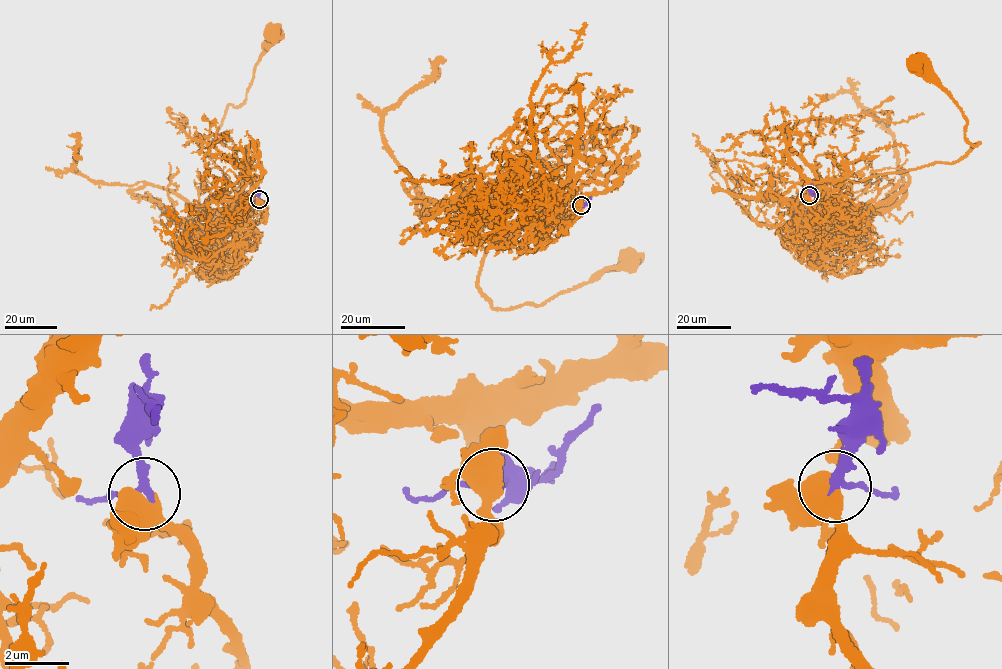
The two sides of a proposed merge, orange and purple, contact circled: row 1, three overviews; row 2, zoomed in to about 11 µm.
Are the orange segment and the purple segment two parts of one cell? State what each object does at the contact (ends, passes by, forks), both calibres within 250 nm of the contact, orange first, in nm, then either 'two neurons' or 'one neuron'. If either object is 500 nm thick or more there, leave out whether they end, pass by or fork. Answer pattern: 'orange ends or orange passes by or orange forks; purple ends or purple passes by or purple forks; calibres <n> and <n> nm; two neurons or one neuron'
calibres 550 and 240 nm; one neuron

